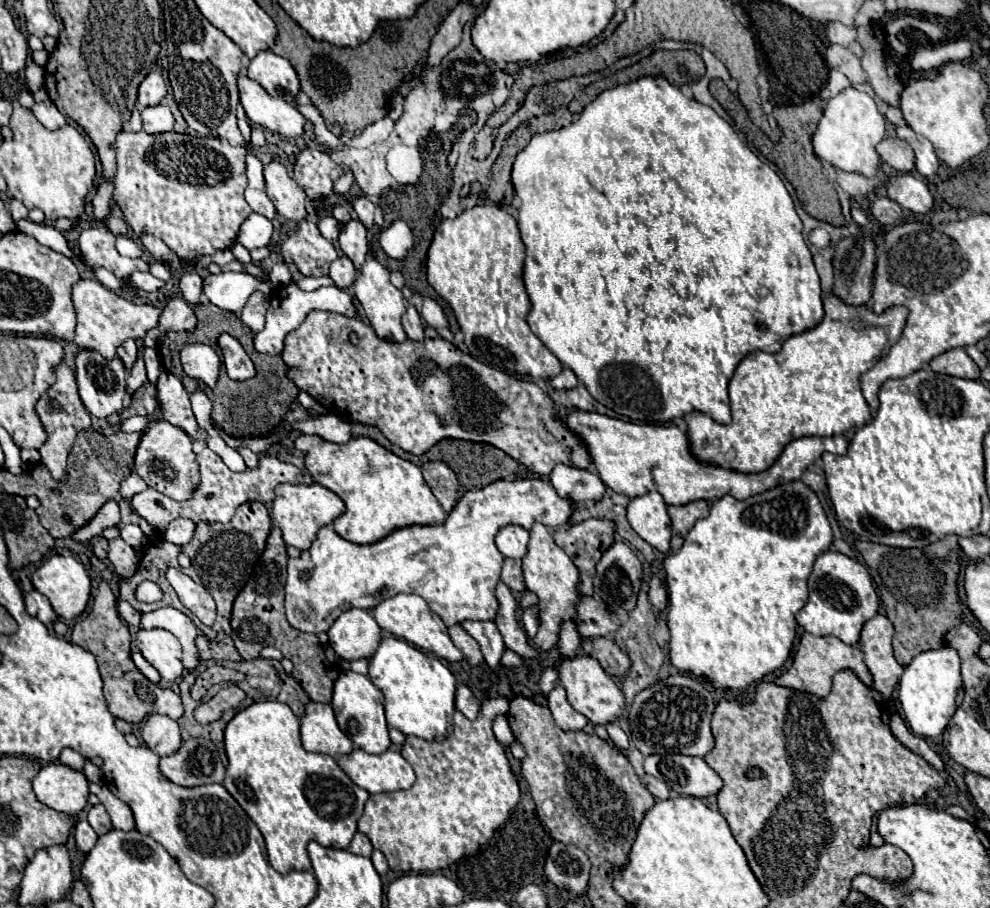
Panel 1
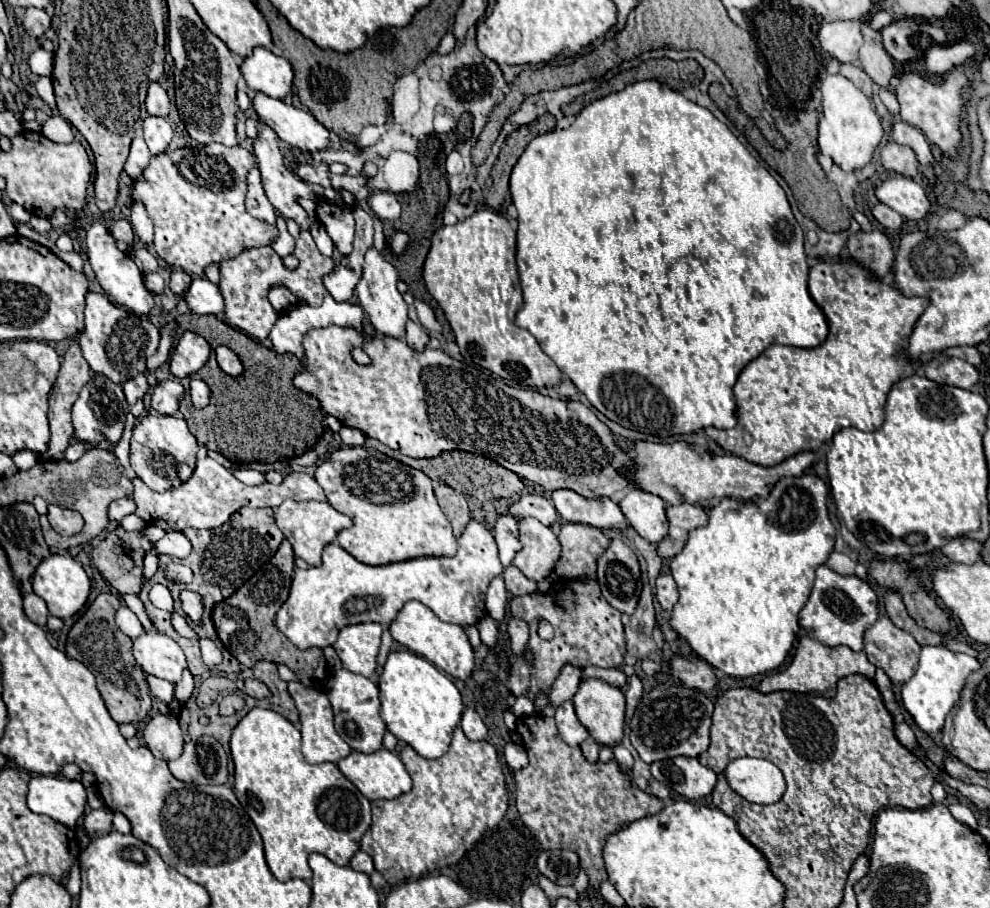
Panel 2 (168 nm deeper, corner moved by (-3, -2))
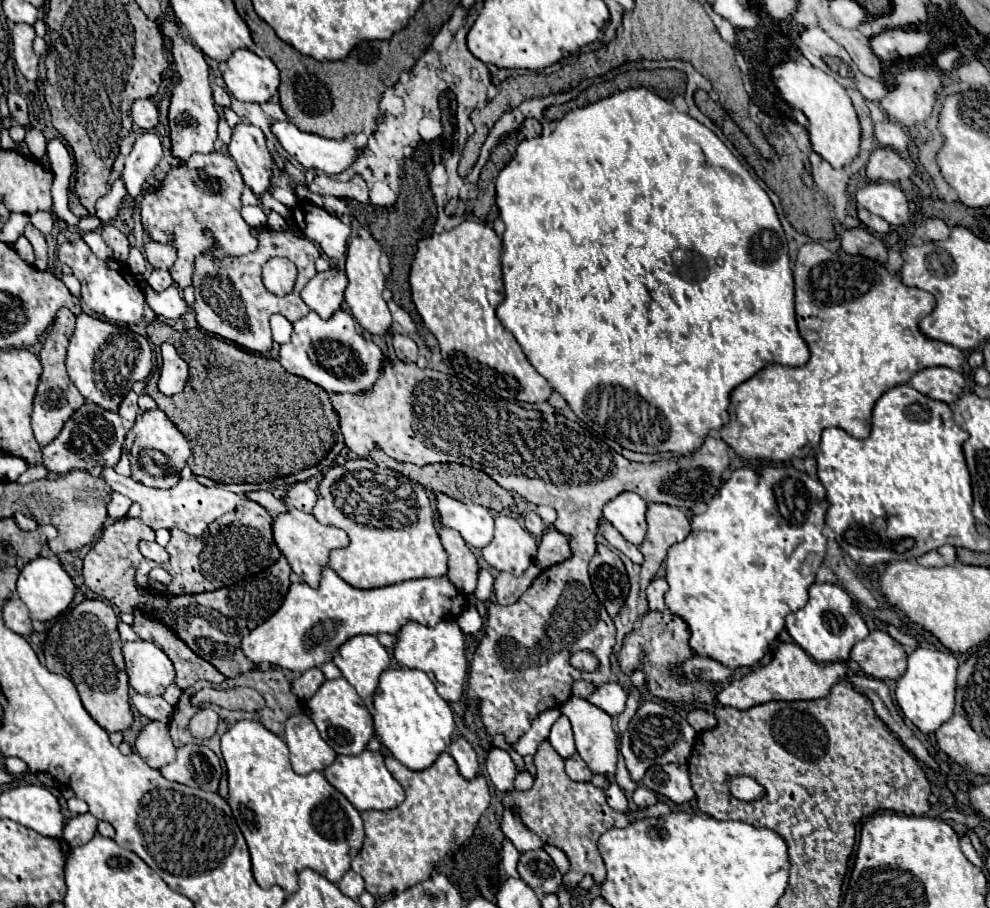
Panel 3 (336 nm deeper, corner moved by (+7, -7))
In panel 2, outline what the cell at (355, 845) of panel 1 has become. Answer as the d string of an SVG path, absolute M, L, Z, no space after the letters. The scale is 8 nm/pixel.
M359 849L359 851L353 855L353 859L351 859L349 865L351 865L353 869L357 869L357 871L367 873L367 875L371 875L371 871L373 871L373 859L371 859L371 855L365 853L363 849Z

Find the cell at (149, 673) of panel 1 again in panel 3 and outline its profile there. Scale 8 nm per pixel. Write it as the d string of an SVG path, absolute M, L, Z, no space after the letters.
M133 694L133 696L131 696L131 702L133 702L133 706L137 708L137 712L143 714L143 716L147 716L149 720L157 720L157 722L163 722L163 724L167 724L167 722L171 720L173 708L165 702L163 696L147 698L147 696Z

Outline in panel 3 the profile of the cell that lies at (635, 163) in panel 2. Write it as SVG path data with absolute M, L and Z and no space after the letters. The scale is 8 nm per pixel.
M631 88L625 92L617 92L613 96L607 96L595 104L583 106L579 110L567 112L563 120L557 124L557 128L549 136L535 136L531 140L523 140L517 146L517 152L513 160L499 172L497 176L497 206L499 206L499 216L505 224L505 234L503 234L503 256L501 256L501 266L503 266L503 282L505 282L505 300L497 306L497 318L501 324L515 336L519 346L523 348L523 354L531 362L531 366L551 384L555 392L559 392L565 402L571 406L571 410L577 414L579 420L583 420L589 428L593 428L597 434L613 438L619 442L625 450L641 452L641 454L657 454L657 452L677 452L677 454L691 454L693 450L703 446L705 436L711 430L721 430L729 420L727 420L727 408L729 408L729 396L733 388L737 388L741 382L753 378L761 368L771 366L771 364L783 364L783 366L803 366L809 360L809 348L799 336L797 330L797 320L795 320L795 306L793 306L793 272L789 268L789 254L787 254L787 240L781 228L781 222L777 218L775 206L769 200L767 192L751 178L751 174L741 166L741 162L731 154L731 150L701 122L691 118L689 114L677 112L675 106L663 98L659 98L655 92L647 88Z

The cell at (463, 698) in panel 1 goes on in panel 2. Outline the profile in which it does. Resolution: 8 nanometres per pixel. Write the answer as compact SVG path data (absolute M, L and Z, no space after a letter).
M465 707L463 717L461 717L461 727L471 741L487 739L487 727L485 727L485 723L481 721L481 717L477 715L477 711L473 707Z

